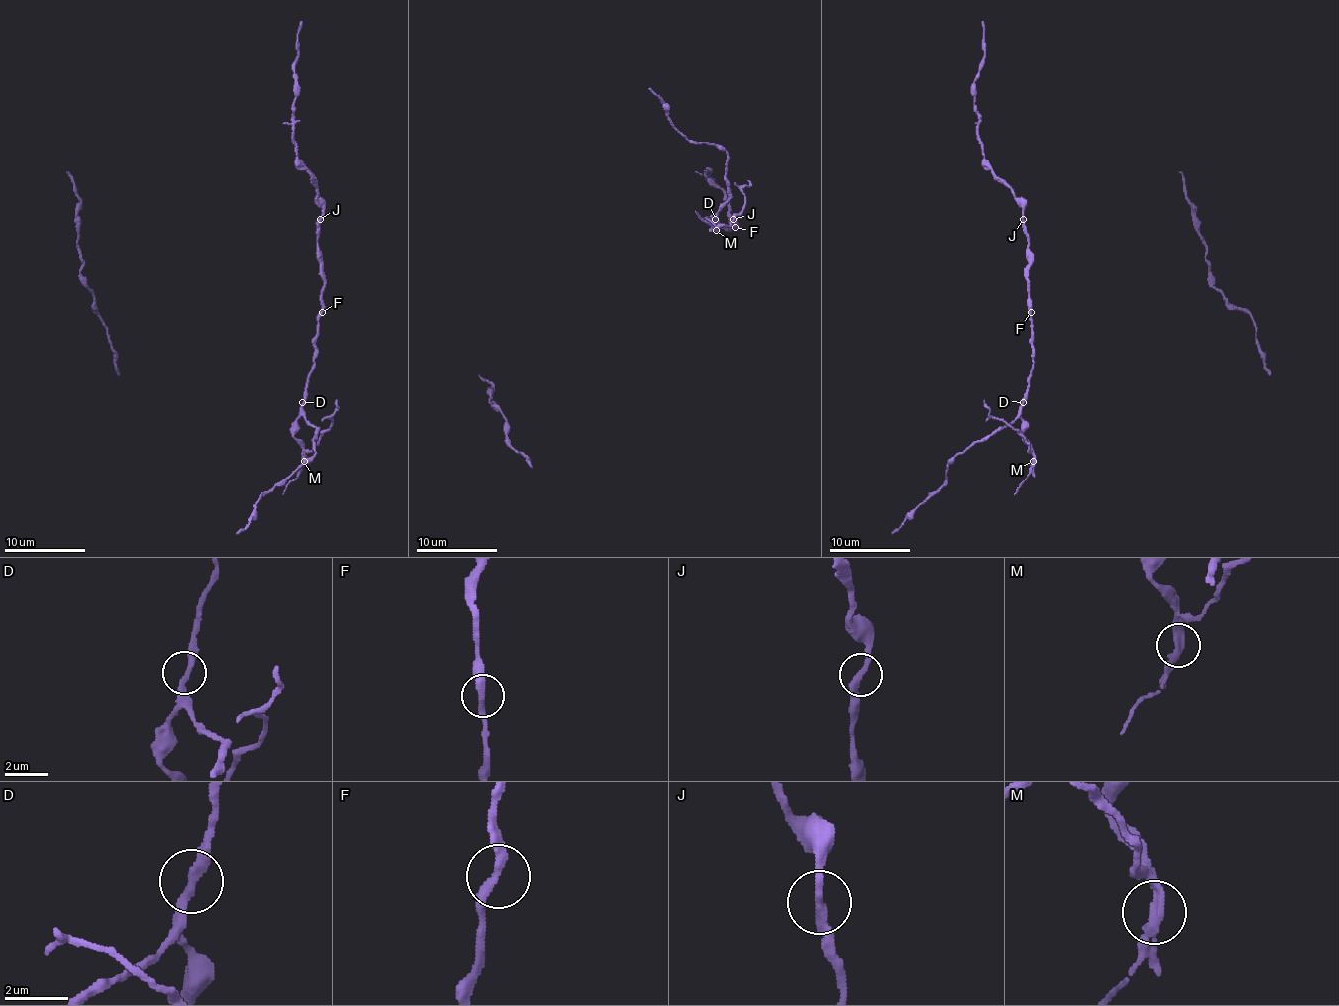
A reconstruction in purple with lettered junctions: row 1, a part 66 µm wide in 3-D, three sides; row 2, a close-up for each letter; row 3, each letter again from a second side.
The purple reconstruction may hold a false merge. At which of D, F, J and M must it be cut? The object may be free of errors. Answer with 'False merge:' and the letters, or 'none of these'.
False merge: M

